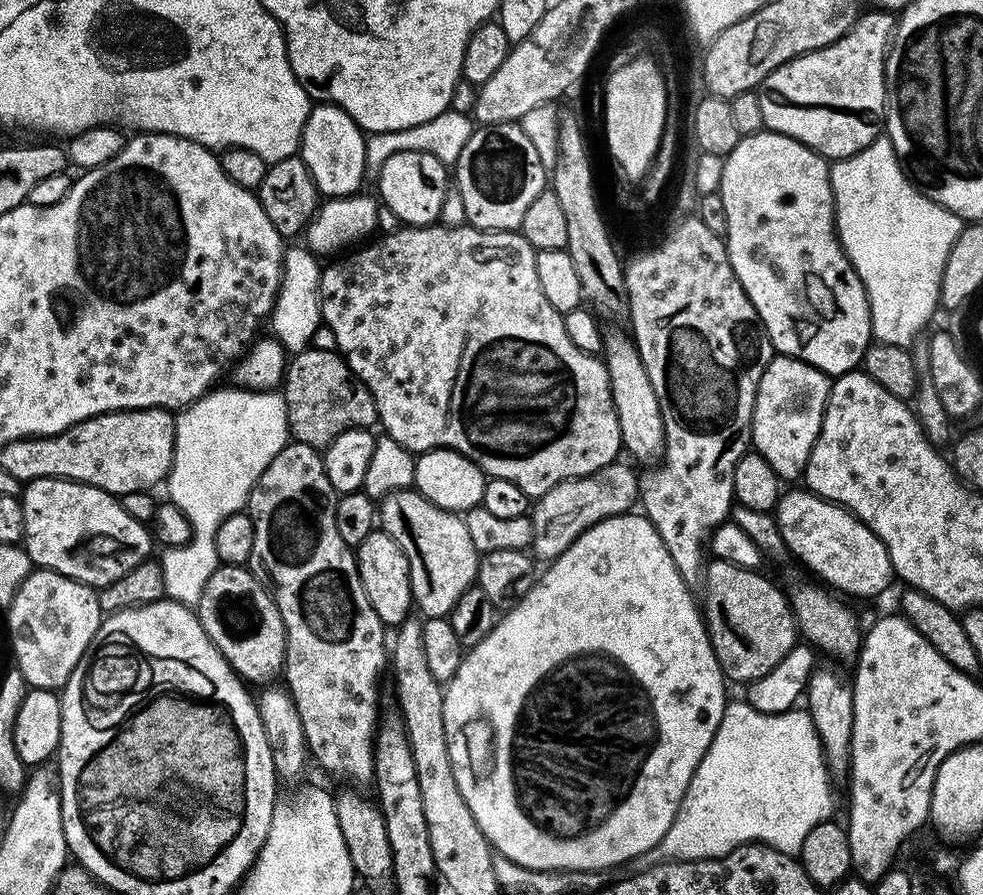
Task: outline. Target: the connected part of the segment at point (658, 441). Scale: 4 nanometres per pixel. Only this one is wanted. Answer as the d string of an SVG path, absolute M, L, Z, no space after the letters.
M610 336L604 339L604 361L610 378L611 394L615 412L618 414L620 441L623 449L640 460L648 460L663 449L664 423L657 395L650 385L649 375L642 366L641 356L635 343L629 337Z

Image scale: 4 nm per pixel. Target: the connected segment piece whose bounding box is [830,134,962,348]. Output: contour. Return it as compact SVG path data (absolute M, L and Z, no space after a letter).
M881 134L874 142L870 142L870 146L866 146L866 150L862 150L845 160L835 161L830 168L830 182L832 183L834 206L836 207L836 237L840 239L840 245L844 248L844 253L850 258L858 278L862 278L862 286L866 290L868 301L870 302L873 337L882 344L893 344L896 347L908 348L921 335L919 332L927 326L928 319L935 314L936 308L938 309L942 274L944 273L950 250L962 231L962 221L950 209L942 207L941 204L934 203L913 183L904 165L896 157L894 146L888 140L887 135L884 134Z

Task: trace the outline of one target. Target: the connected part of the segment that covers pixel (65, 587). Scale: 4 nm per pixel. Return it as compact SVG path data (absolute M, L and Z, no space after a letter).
M36 568L18 586L12 604L6 610L8 632L12 635L15 667L28 683L29 689L63 689L74 666L92 645L102 619L97 589L71 580L48 568Z

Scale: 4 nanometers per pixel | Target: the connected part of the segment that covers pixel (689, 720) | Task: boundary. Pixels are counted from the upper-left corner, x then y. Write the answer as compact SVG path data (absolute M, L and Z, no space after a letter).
M625 514L623 516L611 516L594 526L590 526L585 532L571 544L561 556L556 557L547 565L544 573L539 573L538 579L533 583L532 589L524 597L507 609L504 617L497 619L492 625L490 634L482 638L474 647L463 653L458 670L451 680L447 681L444 688L444 721L446 722L446 746L450 754L450 766L454 770L454 782L458 782L458 790L462 790L462 798L466 798L466 806L470 806L470 814L474 814L474 822L482 830L482 834L488 839L489 844L499 855L506 857L523 868L529 868L535 872L602 872L612 870L615 864L625 864L635 858L651 853L652 847L660 843L660 839L670 830L670 822L674 822L674 814L686 794L686 786L690 786L690 778L702 762L714 734L718 730L718 722L722 722L722 714L726 703L724 696L724 684L726 677L720 669L718 658L712 649L712 643L708 637L708 629L705 625L701 609L692 601L690 586L680 576L680 571L674 566L674 558L666 550L658 530L652 525L651 520L643 514Z

